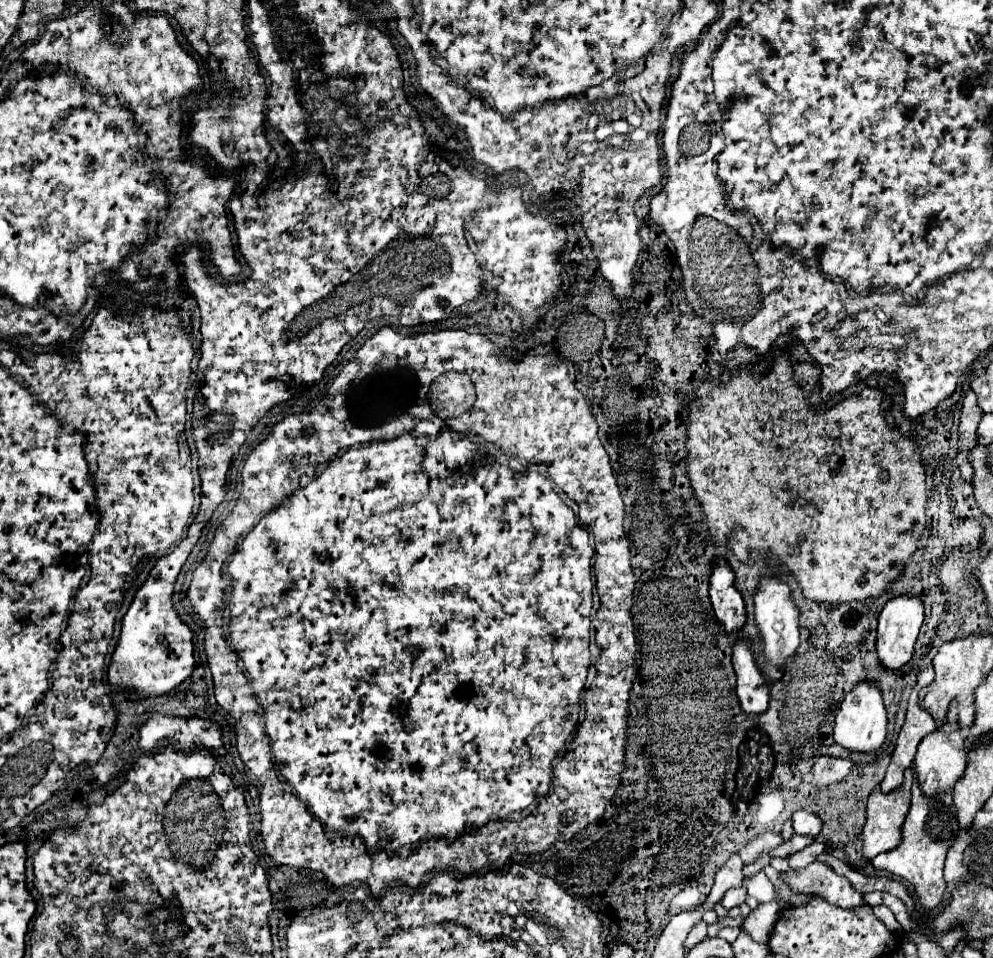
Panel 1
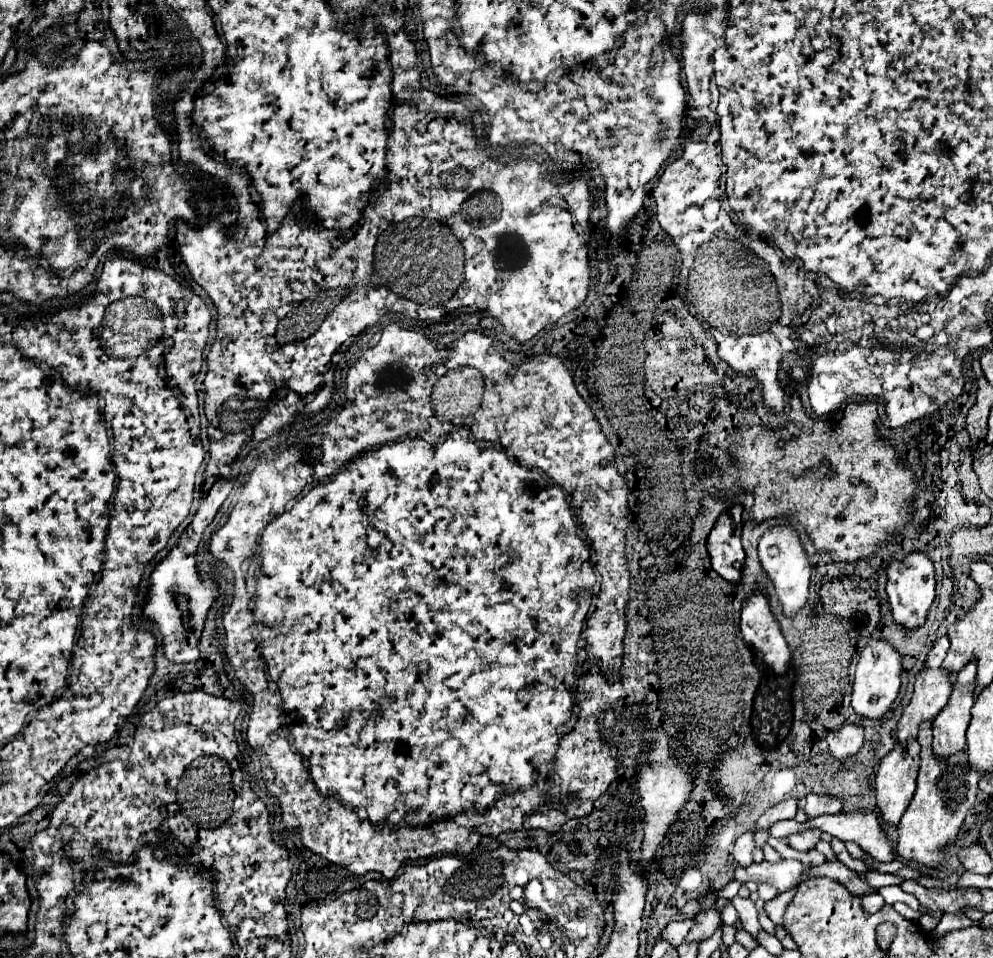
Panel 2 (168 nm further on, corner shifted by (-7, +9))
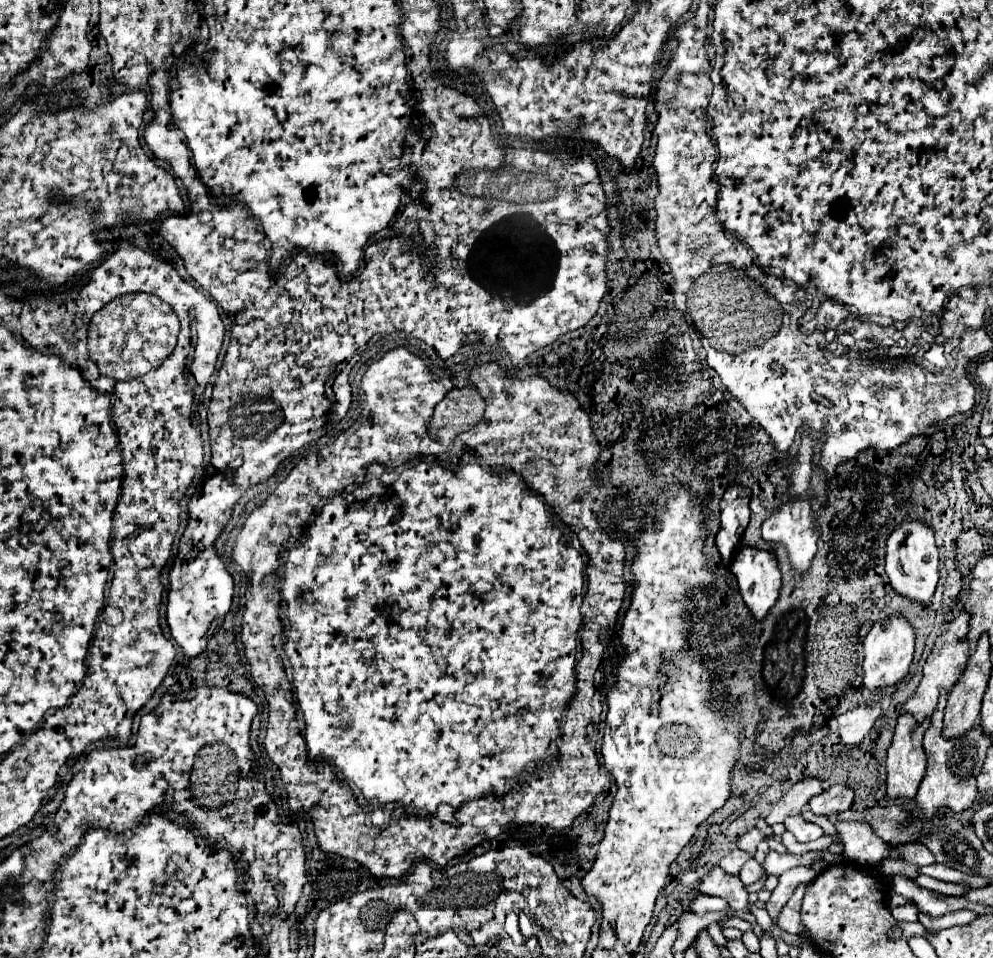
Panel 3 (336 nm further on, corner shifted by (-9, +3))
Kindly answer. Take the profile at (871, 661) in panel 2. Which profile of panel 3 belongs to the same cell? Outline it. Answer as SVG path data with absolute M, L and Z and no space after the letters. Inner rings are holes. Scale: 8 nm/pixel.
M890 616L882 622L876 622L868 636L864 638L864 688L872 690L882 690L896 686L900 680L908 676L910 662L914 656L914 630L912 626L900 618L900 616Z

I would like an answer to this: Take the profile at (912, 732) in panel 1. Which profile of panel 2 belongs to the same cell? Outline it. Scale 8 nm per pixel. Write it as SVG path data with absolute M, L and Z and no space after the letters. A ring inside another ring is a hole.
M942 636L936 640L936 644L932 646L932 650L928 652L928 658L926 658L926 664L924 668L918 672L916 676L916 682L914 682L914 694L910 698L910 704L904 708L900 720L898 720L898 742L904 746L906 740L910 736L916 736L918 734L918 726L924 722L924 720L934 720L940 710L946 706L948 702L948 696L952 692L952 676L942 670L942 662L946 658L946 652L950 648L950 640L948 636Z

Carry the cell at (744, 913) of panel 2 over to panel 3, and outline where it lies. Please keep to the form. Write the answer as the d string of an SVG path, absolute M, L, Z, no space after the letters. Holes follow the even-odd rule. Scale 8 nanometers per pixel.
M716 866L710 874L704 876L700 892L724 898L734 910L748 910L748 892L744 890L744 884L738 876L726 874L720 866Z

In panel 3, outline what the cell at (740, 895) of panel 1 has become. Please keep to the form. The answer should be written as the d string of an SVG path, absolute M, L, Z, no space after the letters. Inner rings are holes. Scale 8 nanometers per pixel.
M750 858L750 860L742 866L742 870L740 870L740 880L742 880L744 886L758 882L762 876L764 876L764 870L762 870L762 866L760 866L754 858Z

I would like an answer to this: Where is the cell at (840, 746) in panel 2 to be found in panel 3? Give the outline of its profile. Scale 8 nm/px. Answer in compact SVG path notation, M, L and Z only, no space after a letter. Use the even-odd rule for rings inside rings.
M880 704L858 706L842 716L838 716L838 736L844 746L858 746L864 736L872 730L876 718L880 716Z

